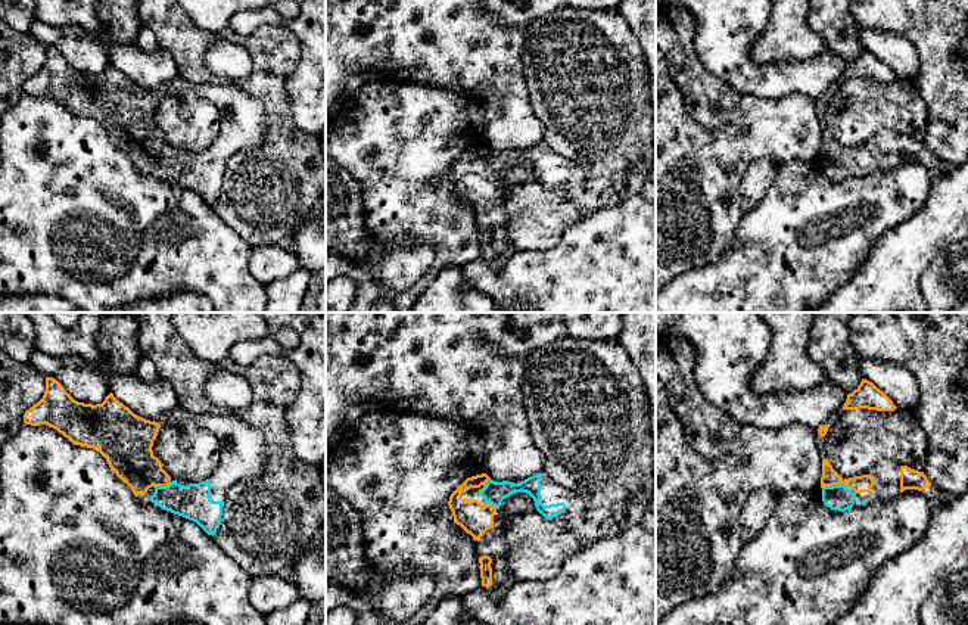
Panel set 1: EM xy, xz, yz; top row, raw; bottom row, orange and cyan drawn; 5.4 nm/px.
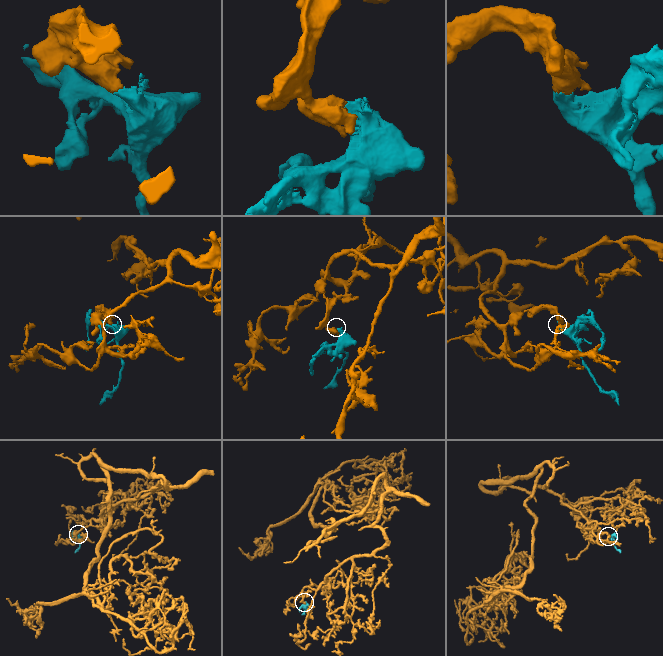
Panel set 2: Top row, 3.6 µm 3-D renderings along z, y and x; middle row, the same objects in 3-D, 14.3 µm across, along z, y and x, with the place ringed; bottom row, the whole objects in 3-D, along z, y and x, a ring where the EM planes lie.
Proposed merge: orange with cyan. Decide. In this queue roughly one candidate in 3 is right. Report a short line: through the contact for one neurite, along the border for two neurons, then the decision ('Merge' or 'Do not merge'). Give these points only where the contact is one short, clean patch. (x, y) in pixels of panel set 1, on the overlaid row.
Line: yz (859, 484), (837, 484), (839, 497). Merge

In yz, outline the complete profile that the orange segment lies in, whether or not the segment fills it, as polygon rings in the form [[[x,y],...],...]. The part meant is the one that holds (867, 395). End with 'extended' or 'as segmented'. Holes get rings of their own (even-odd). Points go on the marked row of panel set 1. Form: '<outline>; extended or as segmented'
[[[862,379],[860,385],[852,394],[847,395],[847,399],[843,405],[843,410],[859,408],[894,411],[897,407],[872,382]]]; as segmented

